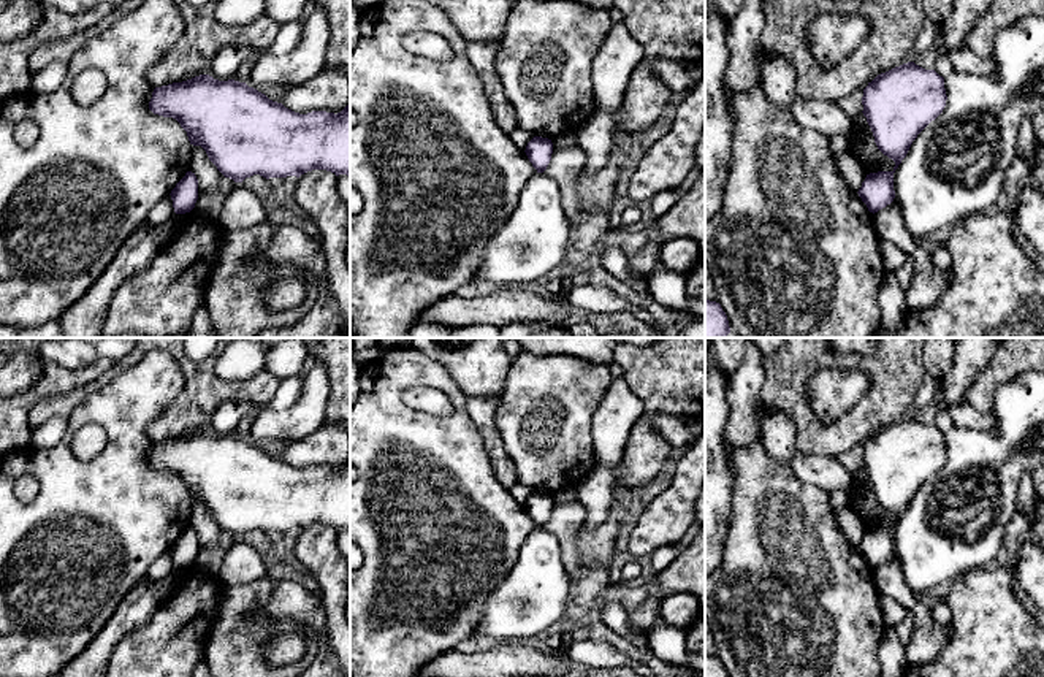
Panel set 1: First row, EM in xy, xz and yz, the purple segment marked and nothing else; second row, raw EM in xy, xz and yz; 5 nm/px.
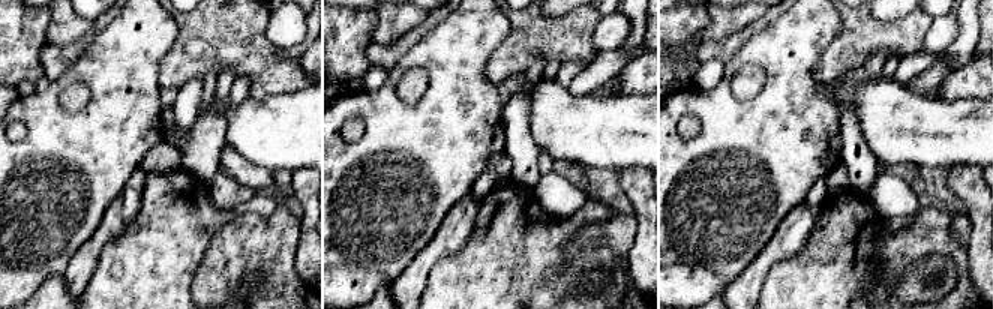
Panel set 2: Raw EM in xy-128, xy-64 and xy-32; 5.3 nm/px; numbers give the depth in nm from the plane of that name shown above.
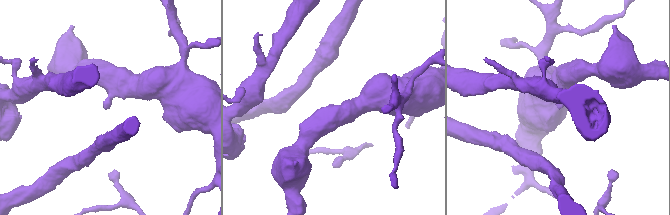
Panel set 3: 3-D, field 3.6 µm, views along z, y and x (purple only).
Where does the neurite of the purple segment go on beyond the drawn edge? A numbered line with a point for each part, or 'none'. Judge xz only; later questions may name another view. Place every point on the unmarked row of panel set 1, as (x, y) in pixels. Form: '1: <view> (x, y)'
none

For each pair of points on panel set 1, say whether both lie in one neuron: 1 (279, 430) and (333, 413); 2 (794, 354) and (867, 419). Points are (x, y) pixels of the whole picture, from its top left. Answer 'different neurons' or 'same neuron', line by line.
1: different neurons
2: same neuron

